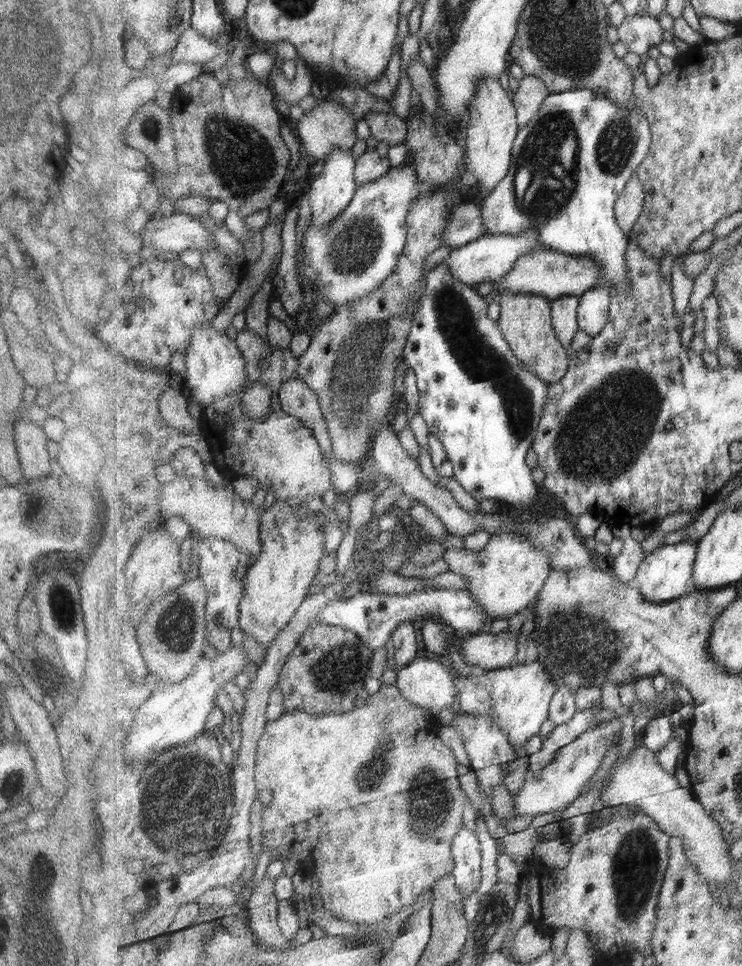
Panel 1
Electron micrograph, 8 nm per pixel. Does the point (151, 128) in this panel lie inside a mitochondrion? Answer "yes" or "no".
yes

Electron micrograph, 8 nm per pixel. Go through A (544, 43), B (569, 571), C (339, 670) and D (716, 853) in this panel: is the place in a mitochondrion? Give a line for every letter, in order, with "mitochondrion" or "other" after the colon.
A: mitochondrion
B: other
C: mitochondrion
D: other

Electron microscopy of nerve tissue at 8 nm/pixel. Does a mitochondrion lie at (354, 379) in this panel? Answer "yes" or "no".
yes

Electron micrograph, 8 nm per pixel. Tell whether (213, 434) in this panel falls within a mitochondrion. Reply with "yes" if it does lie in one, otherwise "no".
no

